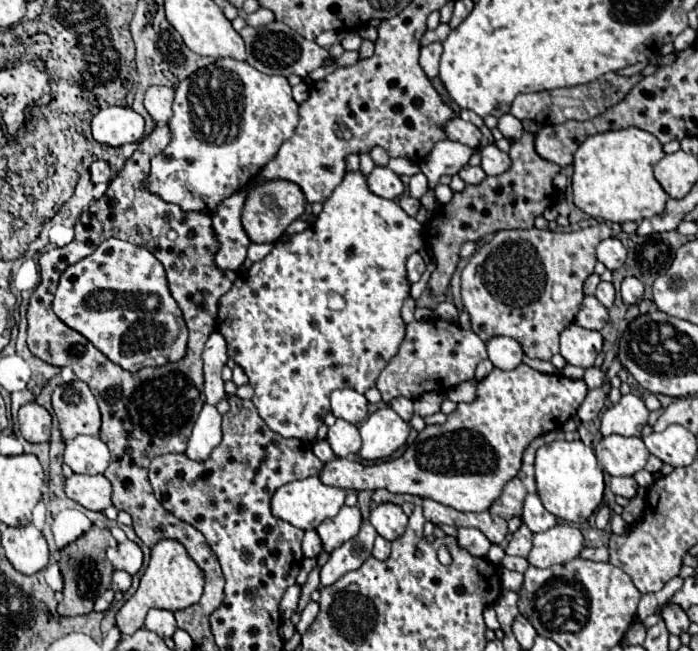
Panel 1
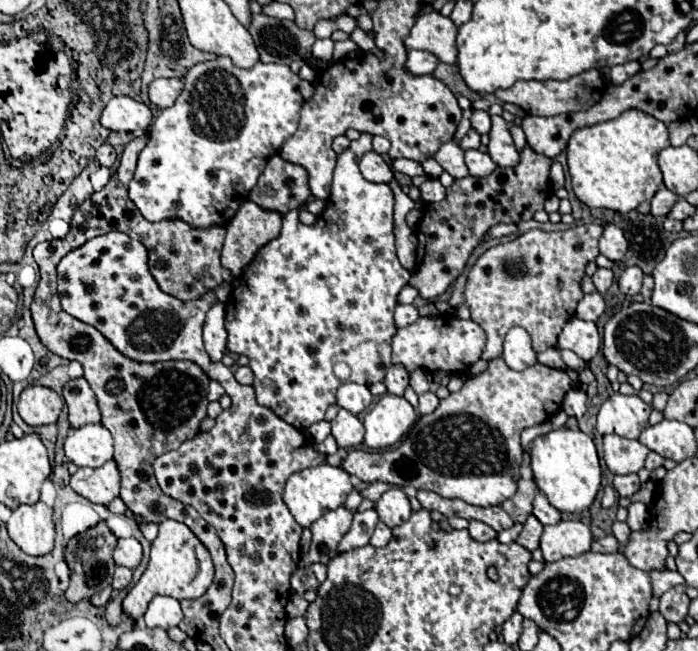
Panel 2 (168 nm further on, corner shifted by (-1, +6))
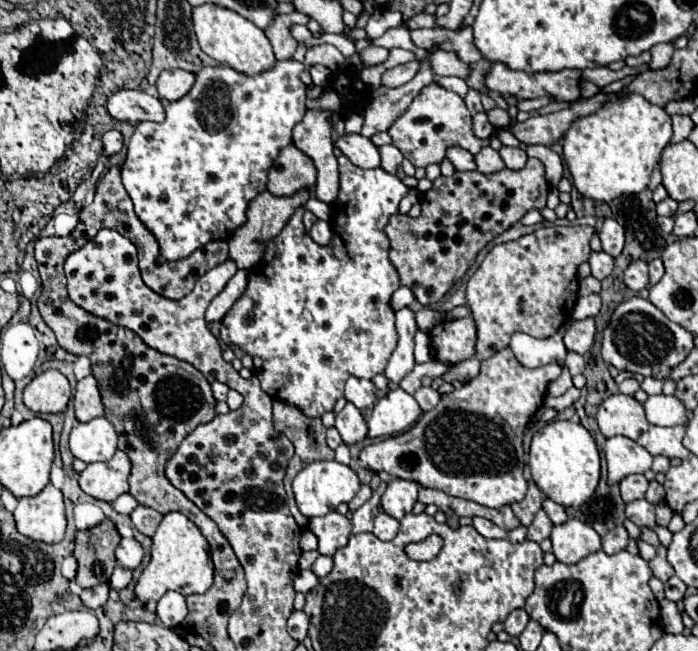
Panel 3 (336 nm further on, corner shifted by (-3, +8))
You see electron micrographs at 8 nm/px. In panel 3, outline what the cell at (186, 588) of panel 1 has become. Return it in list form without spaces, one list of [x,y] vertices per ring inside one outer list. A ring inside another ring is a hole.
[[[166,513],[158,531],[152,537],[152,559],[136,581],[134,595],[140,603],[158,601],[166,591],[178,591],[182,595],[206,593],[214,581],[214,563],[210,559],[210,547],[200,529],[182,513]]]

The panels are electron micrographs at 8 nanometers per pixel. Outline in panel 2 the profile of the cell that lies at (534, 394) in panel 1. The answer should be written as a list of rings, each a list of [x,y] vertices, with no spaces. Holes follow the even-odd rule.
[[[502,357],[492,359],[484,373],[472,375],[460,391],[442,399],[434,413],[422,415],[400,447],[372,453],[350,451],[342,461],[342,469],[364,483],[382,481],[398,487],[410,485],[478,507],[500,505],[516,493],[520,479],[518,467],[522,463],[522,429],[544,423],[560,409],[564,395],[572,387],[576,385],[566,371],[542,363],[514,371]]]

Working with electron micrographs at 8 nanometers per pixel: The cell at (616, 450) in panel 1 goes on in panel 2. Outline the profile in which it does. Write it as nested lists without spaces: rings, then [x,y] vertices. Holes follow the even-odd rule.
[[[604,435],[604,461],[614,475],[638,473],[644,467],[650,449],[640,441],[624,439],[620,435]]]

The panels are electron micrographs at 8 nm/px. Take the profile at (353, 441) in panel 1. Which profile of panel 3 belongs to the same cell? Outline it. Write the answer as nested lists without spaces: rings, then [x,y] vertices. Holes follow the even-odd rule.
[[[346,403],[346,407],[336,415],[336,425],[334,427],[340,431],[342,441],[346,445],[362,441],[366,437],[366,431],[368,431],[362,413],[352,403]]]

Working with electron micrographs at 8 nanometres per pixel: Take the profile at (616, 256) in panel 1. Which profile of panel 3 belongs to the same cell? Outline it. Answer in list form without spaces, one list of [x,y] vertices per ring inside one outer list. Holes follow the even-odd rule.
[[[606,219],[604,225],[598,231],[600,241],[602,241],[602,249],[604,253],[618,257],[622,253],[624,247],[624,229],[614,221],[614,219]]]

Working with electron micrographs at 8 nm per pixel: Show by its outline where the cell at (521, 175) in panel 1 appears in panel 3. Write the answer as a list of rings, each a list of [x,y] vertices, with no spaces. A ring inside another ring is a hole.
[[[528,159],[526,167],[518,171],[502,169],[492,175],[456,171],[452,177],[438,177],[432,189],[420,197],[422,215],[418,219],[396,213],[386,225],[392,243],[390,261],[400,275],[400,283],[410,287],[422,305],[440,301],[464,277],[488,241],[518,223],[528,211],[546,207],[548,191],[544,165],[538,159]]]

